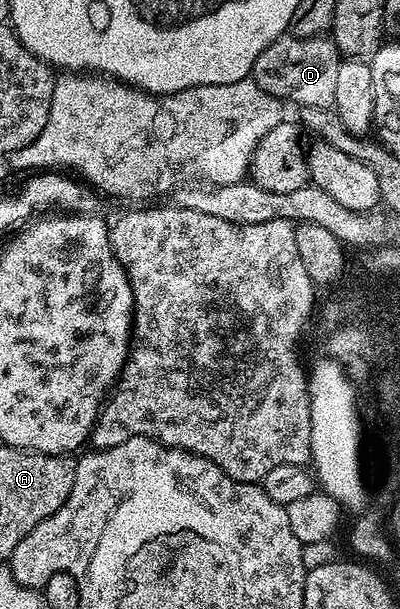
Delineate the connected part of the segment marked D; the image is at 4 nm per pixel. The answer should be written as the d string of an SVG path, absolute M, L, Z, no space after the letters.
M284 34L278 36L257 58L251 76L269 94L288 105L299 108L317 106L330 108L333 105L333 93L337 87L337 66L341 59L339 47L326 35L296 36Z

